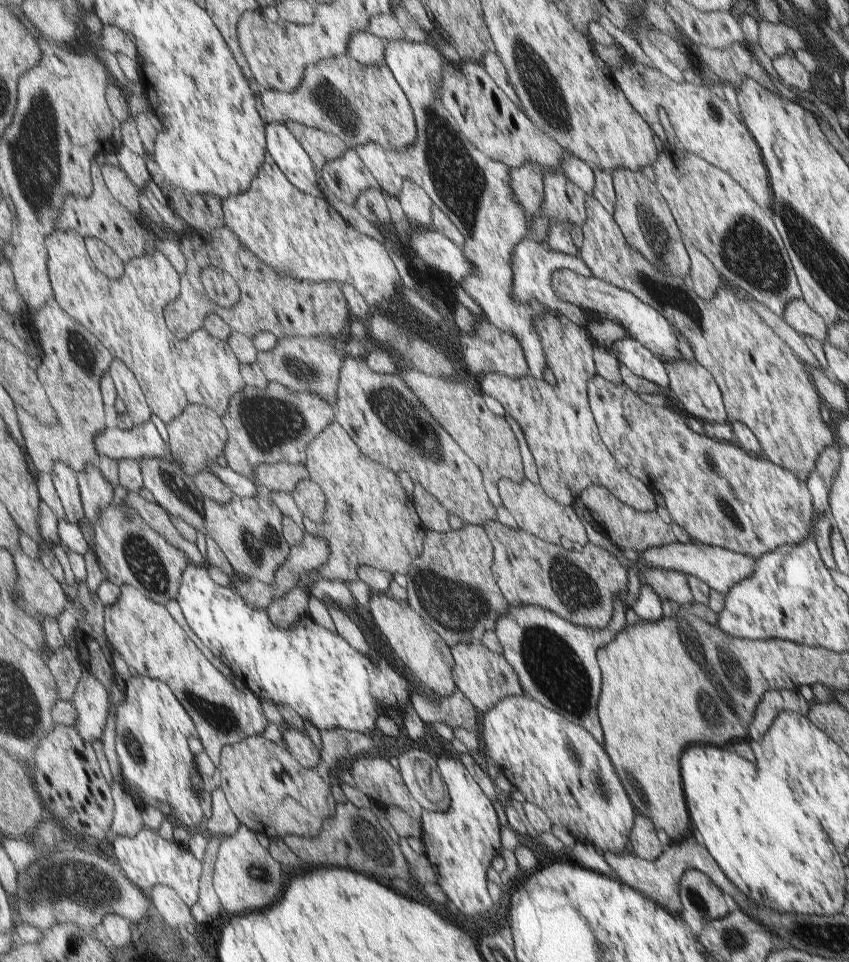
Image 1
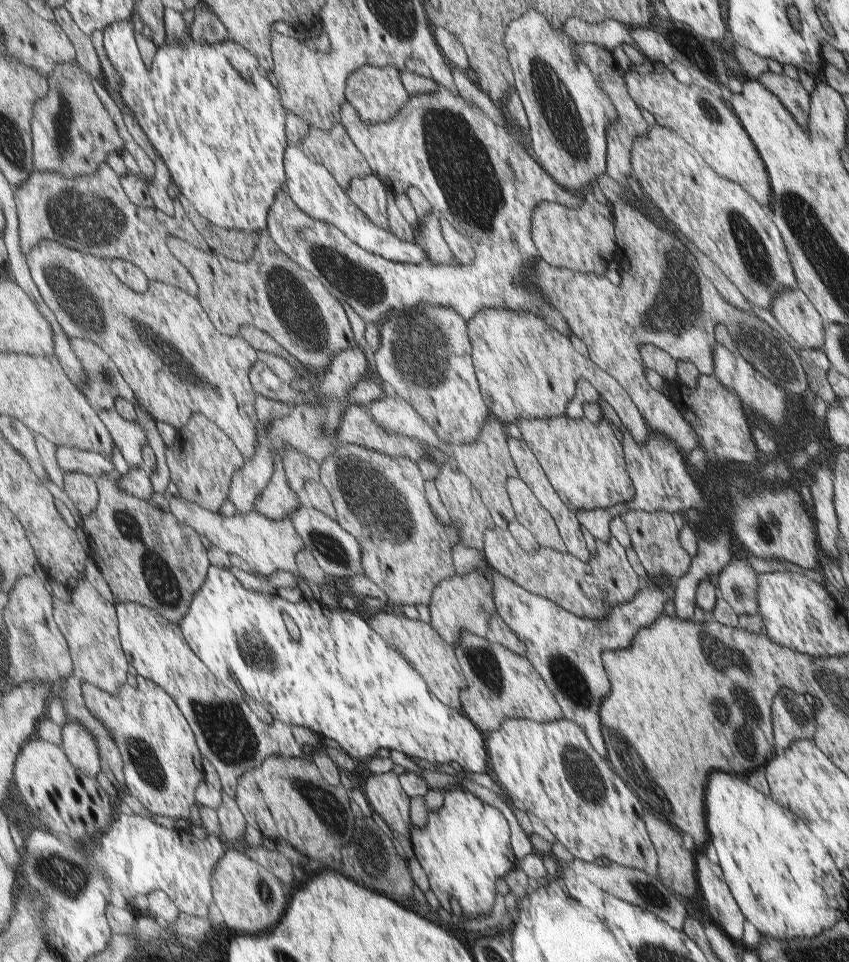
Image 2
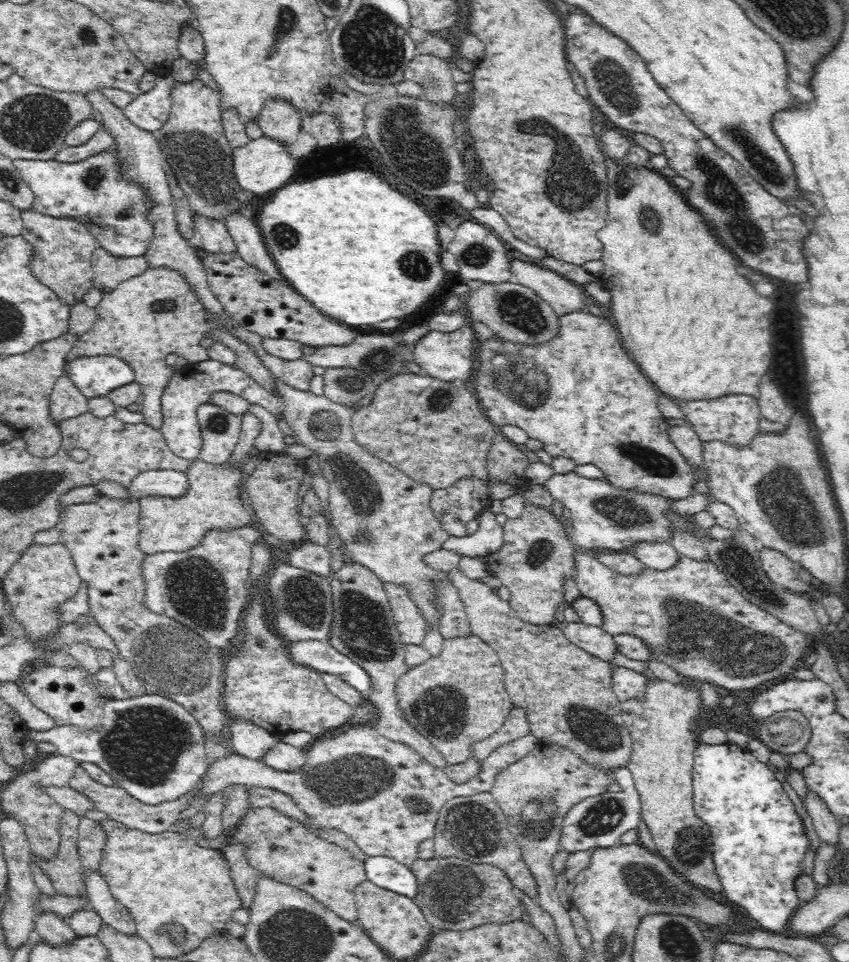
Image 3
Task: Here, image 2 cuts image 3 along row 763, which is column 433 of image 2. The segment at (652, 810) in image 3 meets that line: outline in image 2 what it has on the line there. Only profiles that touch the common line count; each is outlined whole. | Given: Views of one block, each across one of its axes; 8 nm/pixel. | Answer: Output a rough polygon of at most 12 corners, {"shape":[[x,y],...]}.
{"shape":[[388,607],[366,623],[461,711],[465,678],[430,624]]}

